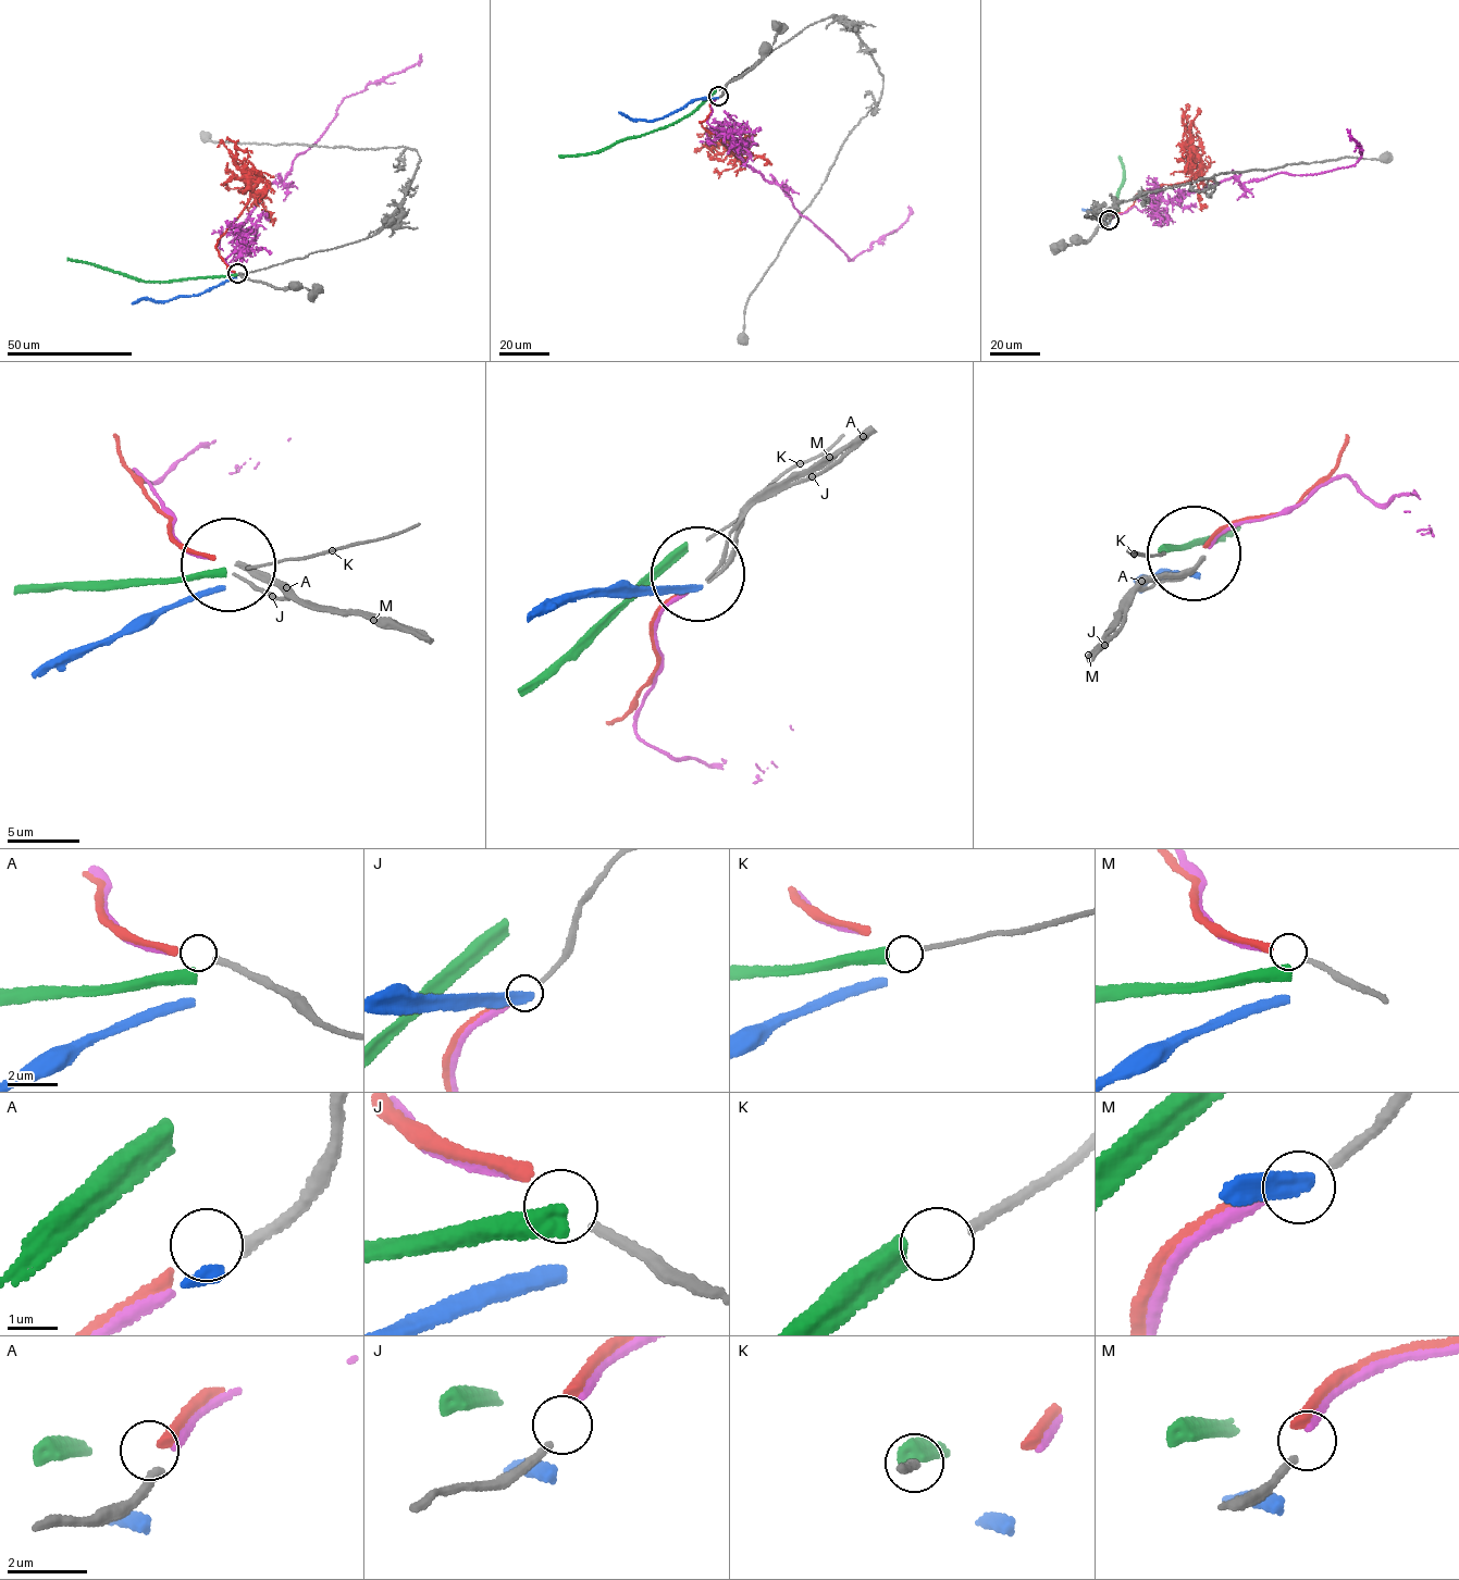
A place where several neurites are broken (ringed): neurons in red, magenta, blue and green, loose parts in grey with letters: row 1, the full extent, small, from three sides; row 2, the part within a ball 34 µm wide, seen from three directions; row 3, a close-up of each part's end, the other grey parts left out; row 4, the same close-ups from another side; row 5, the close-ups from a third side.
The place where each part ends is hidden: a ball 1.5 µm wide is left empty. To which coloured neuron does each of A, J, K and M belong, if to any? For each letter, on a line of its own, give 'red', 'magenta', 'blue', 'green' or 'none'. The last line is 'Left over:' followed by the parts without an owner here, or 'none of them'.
A: red
J: none
K: none
M: magenta
Left over: J, K

